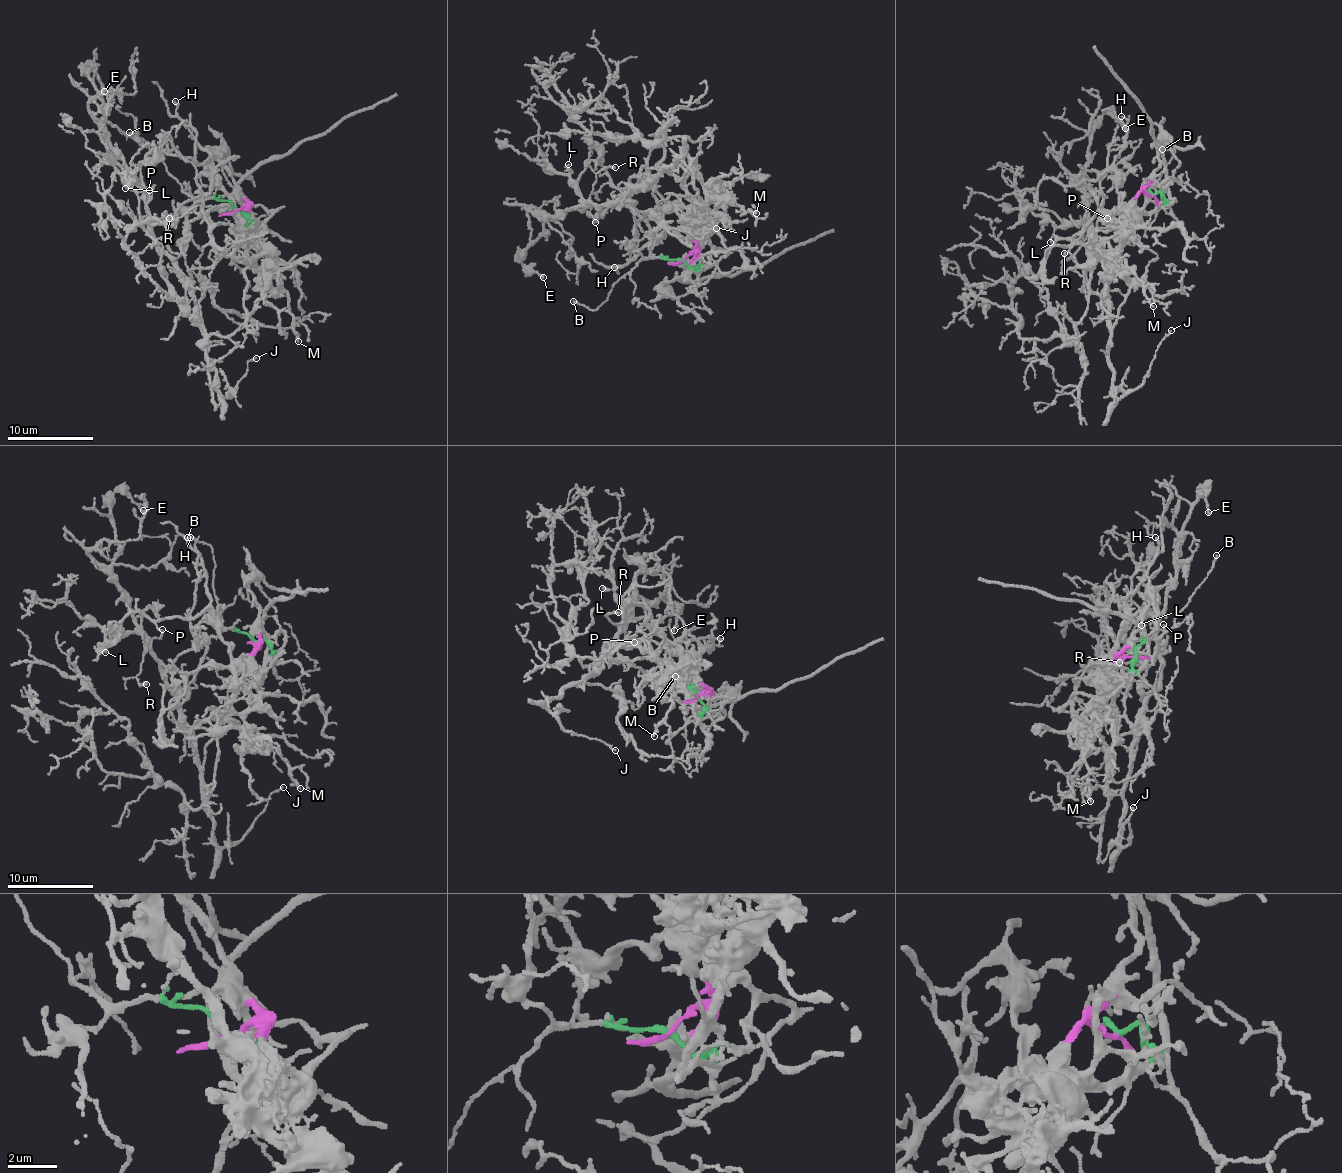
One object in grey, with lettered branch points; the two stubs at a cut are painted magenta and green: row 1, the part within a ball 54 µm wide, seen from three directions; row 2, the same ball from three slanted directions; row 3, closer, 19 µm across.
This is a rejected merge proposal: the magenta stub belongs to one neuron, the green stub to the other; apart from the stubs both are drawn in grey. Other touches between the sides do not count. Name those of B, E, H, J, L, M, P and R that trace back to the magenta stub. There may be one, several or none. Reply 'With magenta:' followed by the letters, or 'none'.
With magenta: H, M

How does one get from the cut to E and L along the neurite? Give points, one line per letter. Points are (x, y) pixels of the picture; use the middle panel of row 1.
E: (683, 261), (640, 255), (633, 206), (617, 201), (544, 217), (542, 235), (522, 261), (543, 277)
L: (683, 261), (640, 255), (634, 247), (633, 206), (617, 201), (600, 210), (585, 201), (572, 179), (569, 163)

